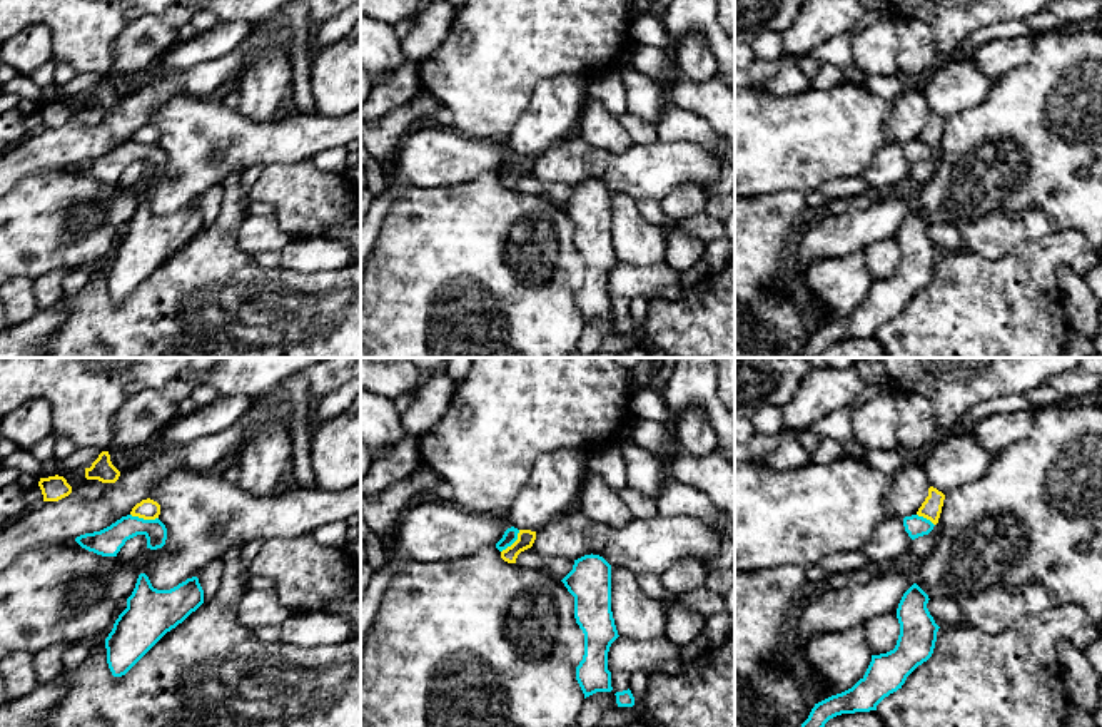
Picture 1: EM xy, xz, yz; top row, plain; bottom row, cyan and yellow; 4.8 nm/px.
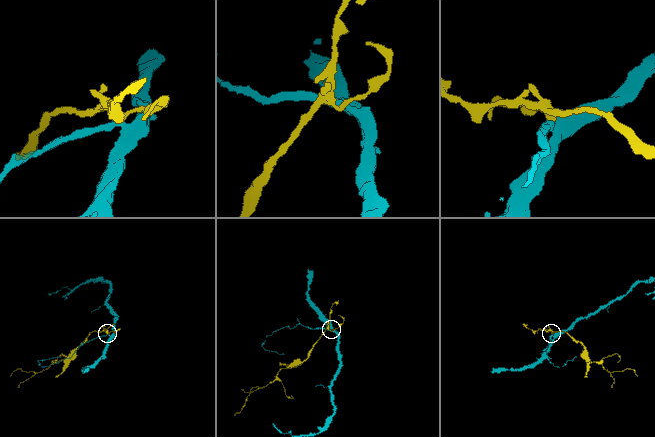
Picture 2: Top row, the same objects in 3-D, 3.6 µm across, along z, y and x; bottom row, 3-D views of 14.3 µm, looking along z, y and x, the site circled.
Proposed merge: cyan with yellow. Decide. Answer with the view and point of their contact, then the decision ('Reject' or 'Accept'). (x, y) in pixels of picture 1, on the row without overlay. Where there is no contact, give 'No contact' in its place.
Touches cyan at xy (142, 144). Reject

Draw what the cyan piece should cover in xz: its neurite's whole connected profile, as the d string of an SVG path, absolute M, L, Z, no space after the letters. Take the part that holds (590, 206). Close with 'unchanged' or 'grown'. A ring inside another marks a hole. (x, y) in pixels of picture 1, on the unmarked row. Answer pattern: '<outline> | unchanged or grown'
M584 180L574 186L573 196L561 207L574 222L574 244L584 259L584 281L576 292L576 306L584 324L611 318L608 277L619 262L611 237L611 191L599 180Z | unchanged

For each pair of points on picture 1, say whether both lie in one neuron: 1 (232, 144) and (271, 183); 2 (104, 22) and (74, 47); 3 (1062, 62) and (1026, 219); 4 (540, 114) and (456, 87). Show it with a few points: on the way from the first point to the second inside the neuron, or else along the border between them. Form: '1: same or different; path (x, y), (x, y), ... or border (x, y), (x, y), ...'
1: different; border (304, 159), (266, 166)
2: same; path (97, 24), (80, 40)
3: same; path (1062, 101), (1062, 131), (1031, 167), (1026, 181)
4: different; border (550, 77), (535, 87), (528, 107), (503, 139)

